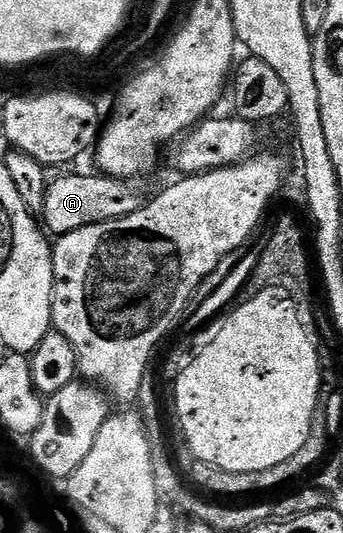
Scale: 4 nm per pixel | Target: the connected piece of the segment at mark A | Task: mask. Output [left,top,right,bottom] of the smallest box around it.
[42,173,146,235]

